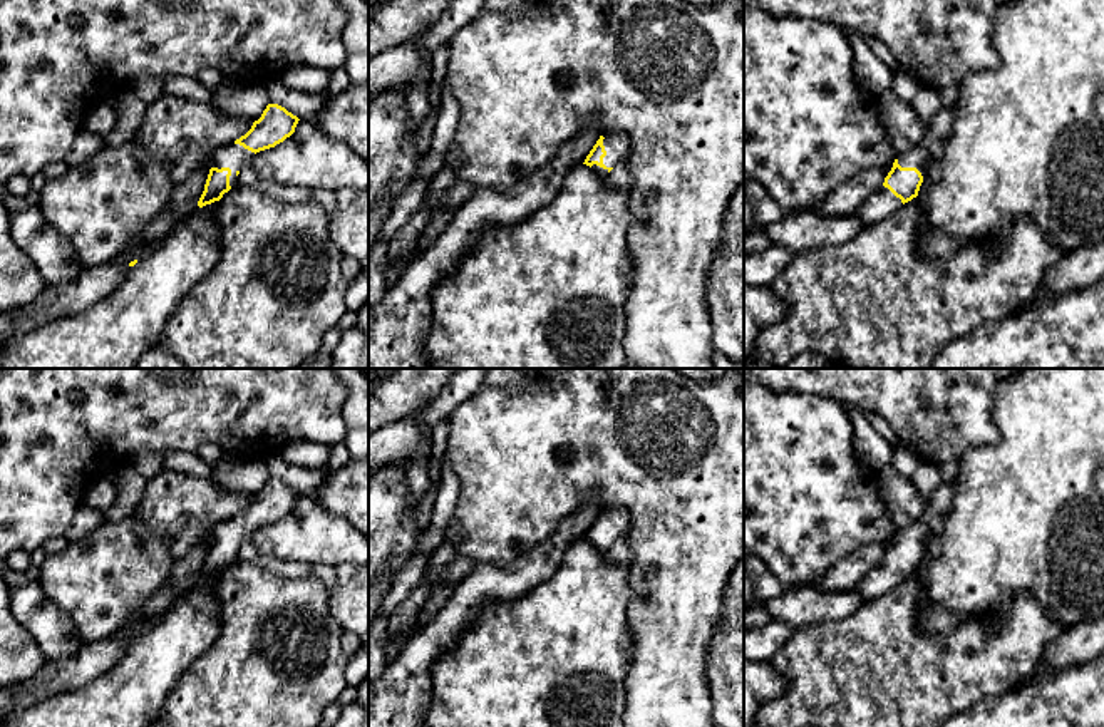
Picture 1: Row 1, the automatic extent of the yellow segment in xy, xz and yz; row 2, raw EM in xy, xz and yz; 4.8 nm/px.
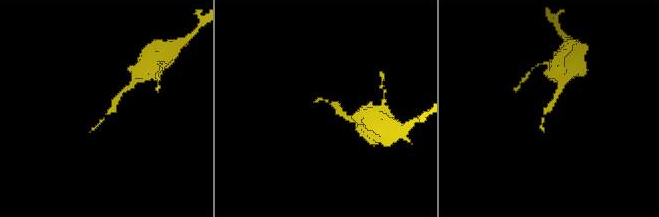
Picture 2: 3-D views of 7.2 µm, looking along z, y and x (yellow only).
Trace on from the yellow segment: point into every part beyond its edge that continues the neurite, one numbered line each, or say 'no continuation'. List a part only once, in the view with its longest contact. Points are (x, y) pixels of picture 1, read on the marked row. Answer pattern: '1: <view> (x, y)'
1: xz (617, 144)

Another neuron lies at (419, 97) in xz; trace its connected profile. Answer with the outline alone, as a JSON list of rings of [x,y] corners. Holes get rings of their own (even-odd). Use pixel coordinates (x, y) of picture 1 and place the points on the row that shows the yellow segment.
[[[432,80],[422,82],[420,85],[415,85],[407,94],[407,107],[412,119],[412,126],[419,126],[424,122],[424,119],[431,112],[431,94],[432,94]]]

